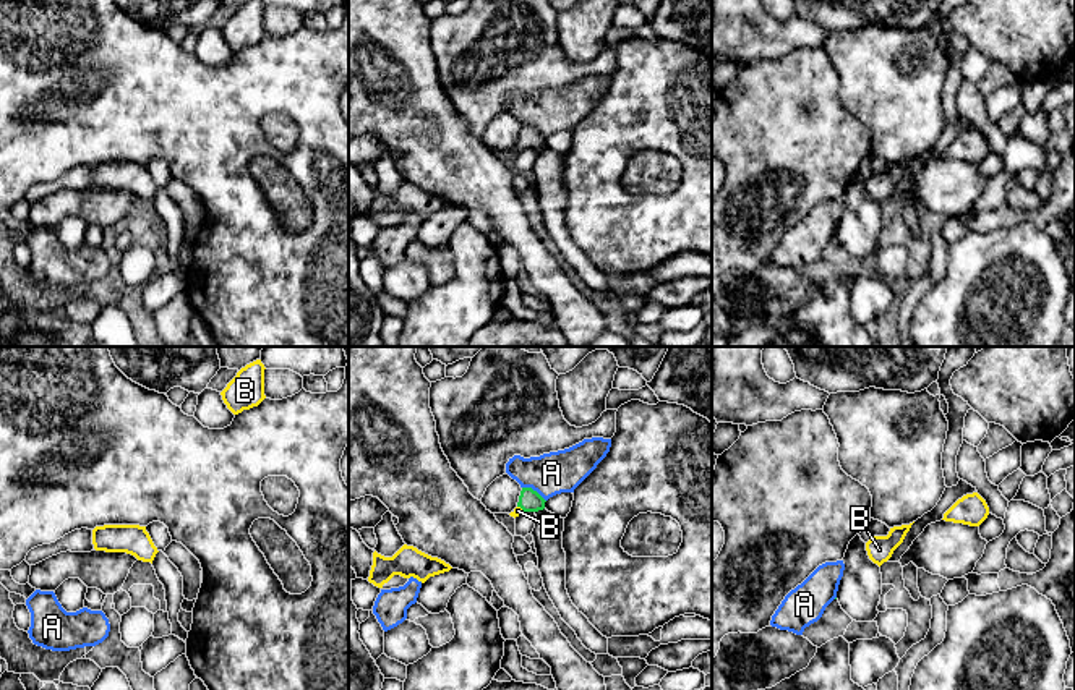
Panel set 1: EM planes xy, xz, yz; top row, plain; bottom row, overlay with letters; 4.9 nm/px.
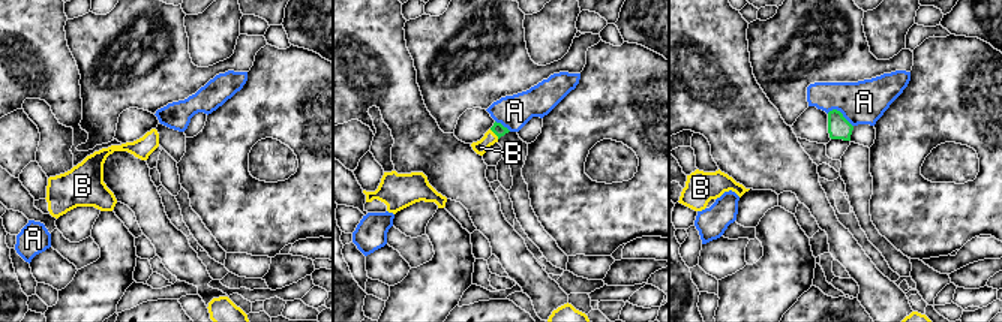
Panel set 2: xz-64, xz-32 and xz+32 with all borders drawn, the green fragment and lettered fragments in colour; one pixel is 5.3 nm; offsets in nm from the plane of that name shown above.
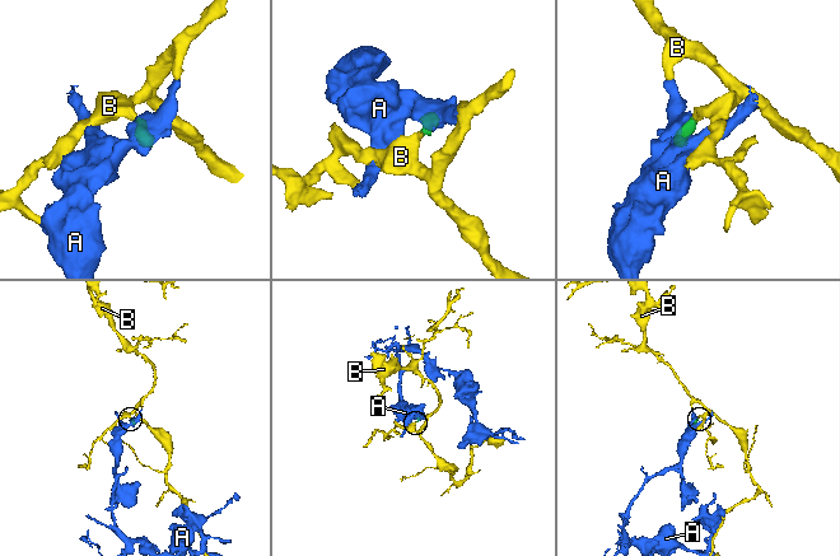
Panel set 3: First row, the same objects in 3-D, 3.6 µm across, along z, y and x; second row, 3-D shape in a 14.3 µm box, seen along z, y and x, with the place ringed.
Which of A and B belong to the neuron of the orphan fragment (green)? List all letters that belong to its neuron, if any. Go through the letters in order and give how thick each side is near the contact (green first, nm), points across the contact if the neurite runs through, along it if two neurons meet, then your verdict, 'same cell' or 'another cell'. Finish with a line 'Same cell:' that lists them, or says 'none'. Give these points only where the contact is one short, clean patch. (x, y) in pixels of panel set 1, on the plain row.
A: calibres 110 and 220 nm; border xz (522, 123), (531, 123), (545, 138); another cell
B: calibres 110 and 50 nm; way xz (529, 138), (521, 144), (518, 148); same cell
Same cell: B

